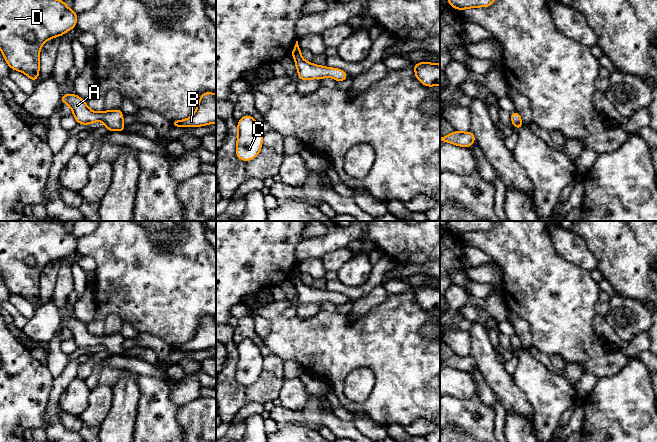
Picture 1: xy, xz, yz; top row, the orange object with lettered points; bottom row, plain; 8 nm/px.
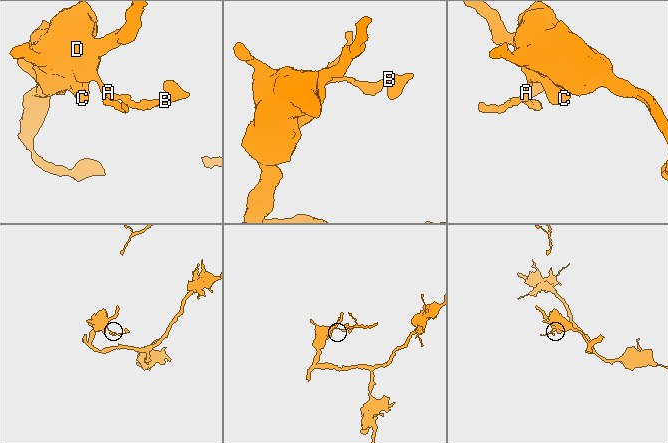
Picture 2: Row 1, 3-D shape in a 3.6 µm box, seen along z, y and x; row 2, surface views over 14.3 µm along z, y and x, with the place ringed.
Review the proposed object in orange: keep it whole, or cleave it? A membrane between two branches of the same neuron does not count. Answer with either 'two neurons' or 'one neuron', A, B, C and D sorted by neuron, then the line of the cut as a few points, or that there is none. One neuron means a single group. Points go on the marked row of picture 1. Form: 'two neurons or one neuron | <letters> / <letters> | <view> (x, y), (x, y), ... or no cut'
one neuron | A B C D | no cut

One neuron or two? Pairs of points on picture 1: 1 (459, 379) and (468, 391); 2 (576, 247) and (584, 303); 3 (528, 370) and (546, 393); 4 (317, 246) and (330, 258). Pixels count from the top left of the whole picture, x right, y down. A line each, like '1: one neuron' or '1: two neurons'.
1: one neuron
2: two neurons
3: one neuron
4: two neurons

